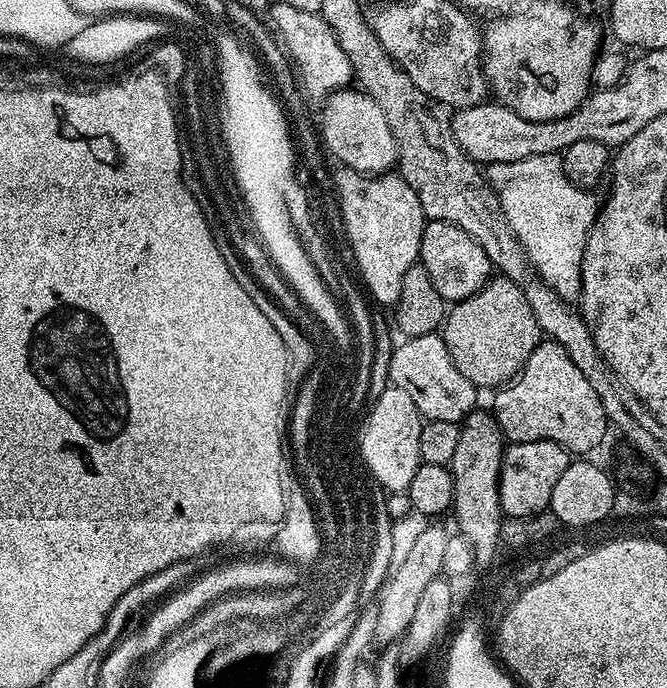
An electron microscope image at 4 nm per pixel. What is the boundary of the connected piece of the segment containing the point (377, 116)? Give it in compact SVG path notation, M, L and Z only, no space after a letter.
M341 90L332 92L323 101L324 113L318 116L318 135L326 152L329 152L345 168L352 168L356 172L369 174L388 174L397 167L398 157L394 134L390 134L390 125L386 122L386 114L376 105L374 98L370 98L363 90Z

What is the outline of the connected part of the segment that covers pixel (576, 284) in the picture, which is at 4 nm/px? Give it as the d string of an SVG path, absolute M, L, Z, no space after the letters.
M559 153L535 155L518 162L492 163L487 165L486 175L488 183L499 194L507 221L537 275L560 297L575 301L581 290L581 268L589 230L600 209L594 194L574 186L566 178Z

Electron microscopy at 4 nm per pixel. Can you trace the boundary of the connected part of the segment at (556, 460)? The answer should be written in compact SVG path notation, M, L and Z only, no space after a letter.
M535 440L521 444L509 443L500 462L500 511L508 518L537 516L551 505L554 485L562 470L570 463L570 453L561 444Z

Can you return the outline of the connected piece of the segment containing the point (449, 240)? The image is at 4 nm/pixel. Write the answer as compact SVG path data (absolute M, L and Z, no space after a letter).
M428 220L425 223L419 263L426 266L430 282L434 282L434 290L438 290L446 302L470 298L470 294L482 290L494 272L490 258L486 258L486 250L482 250L482 246L478 246L478 242L470 238L466 230L441 220Z

